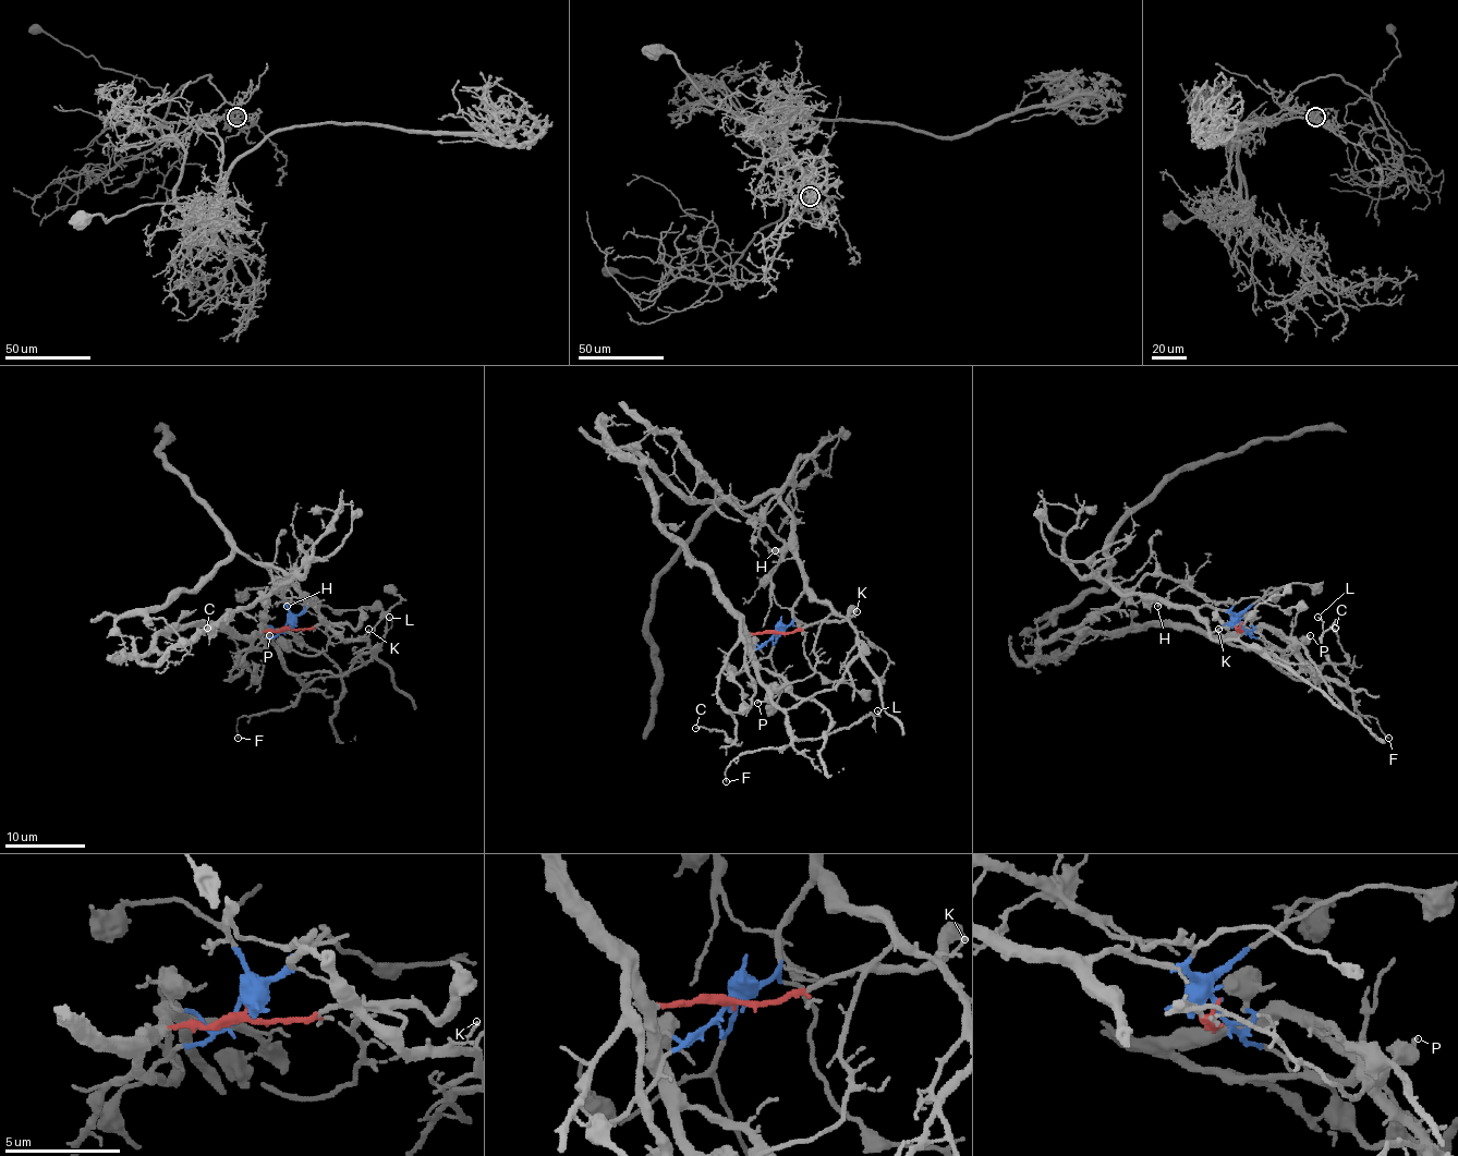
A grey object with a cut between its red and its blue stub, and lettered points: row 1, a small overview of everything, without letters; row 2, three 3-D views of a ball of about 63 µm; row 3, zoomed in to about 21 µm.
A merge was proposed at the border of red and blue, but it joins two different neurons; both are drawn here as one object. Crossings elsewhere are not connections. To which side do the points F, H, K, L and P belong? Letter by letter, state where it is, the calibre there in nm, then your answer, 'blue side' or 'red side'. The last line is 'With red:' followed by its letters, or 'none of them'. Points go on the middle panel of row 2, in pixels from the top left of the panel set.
F: place (726, 781); calibre 130 nm; red side
H: place (775, 550); calibre 110 nm; blue side
K: place (857, 611); calibre 110 nm; blue side
L: place (877, 710); calibre 120 nm; red side
P: place (757, 703); calibre 130 nm; blue side
With red: F, L

